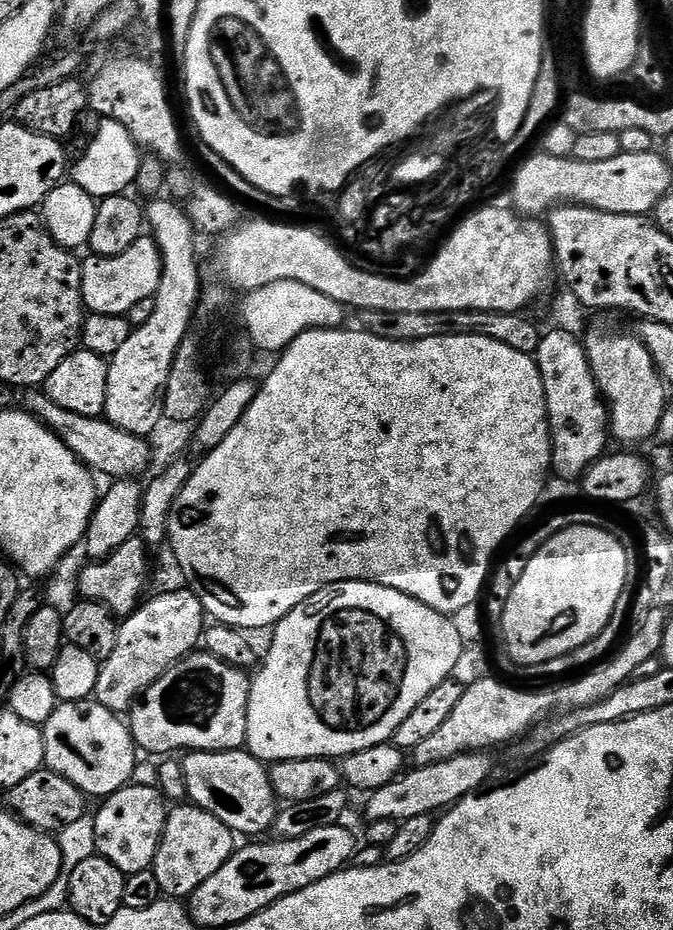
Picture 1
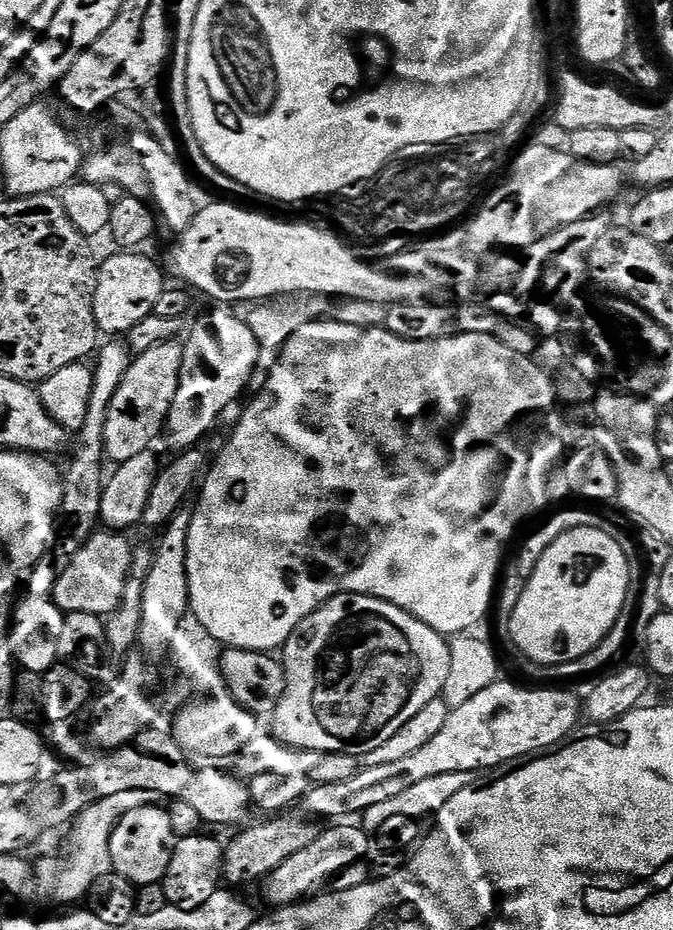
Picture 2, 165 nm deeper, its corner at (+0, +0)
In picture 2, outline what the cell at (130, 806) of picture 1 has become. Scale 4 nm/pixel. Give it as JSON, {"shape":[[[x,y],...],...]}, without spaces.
{"shape":[[[150,803],[138,810],[130,810],[130,814],[117,820],[110,834],[111,871],[137,886],[163,881],[166,870],[170,870],[172,846],[178,839],[174,834],[174,826],[170,826],[167,807],[156,807],[155,803]]]}

